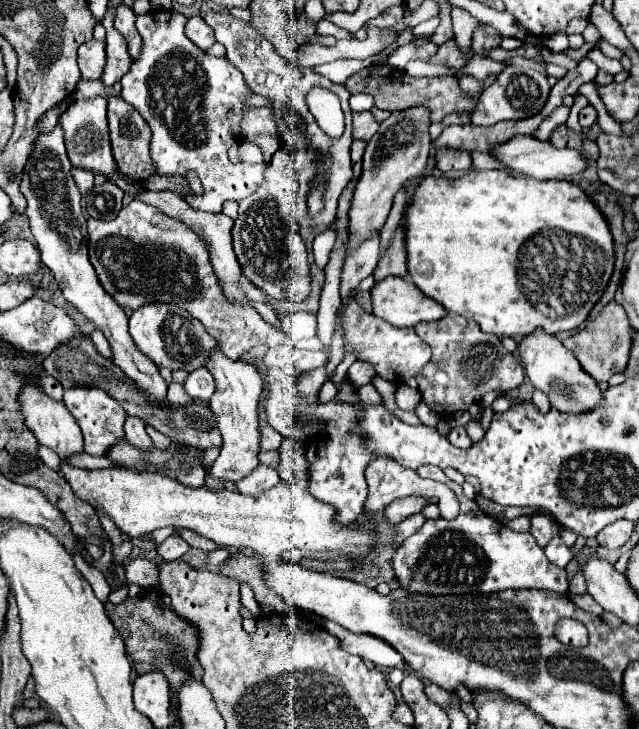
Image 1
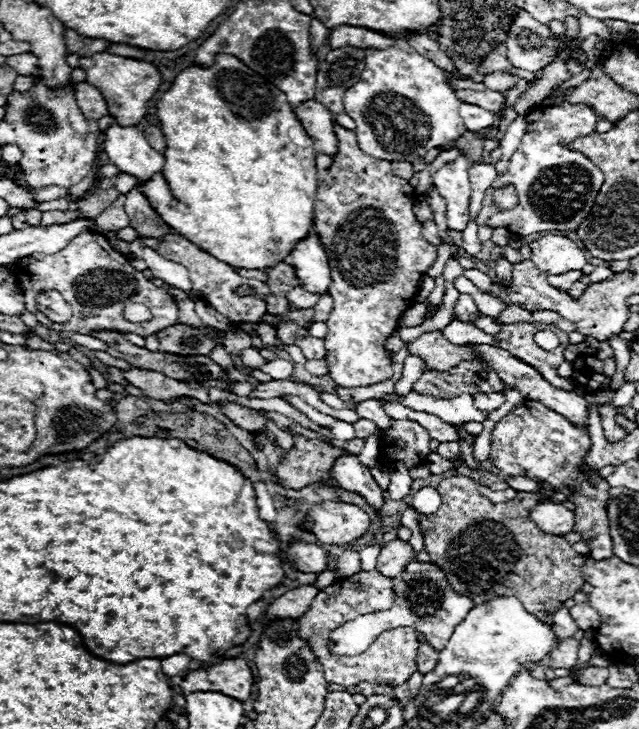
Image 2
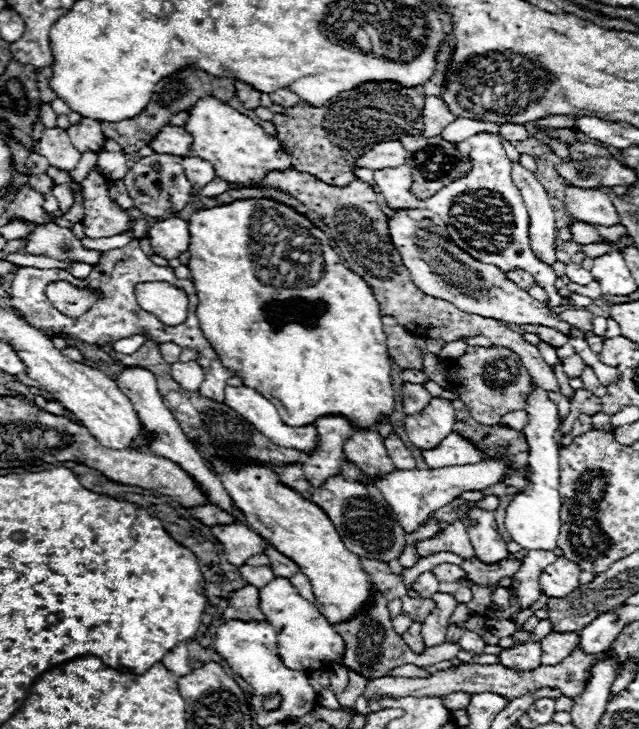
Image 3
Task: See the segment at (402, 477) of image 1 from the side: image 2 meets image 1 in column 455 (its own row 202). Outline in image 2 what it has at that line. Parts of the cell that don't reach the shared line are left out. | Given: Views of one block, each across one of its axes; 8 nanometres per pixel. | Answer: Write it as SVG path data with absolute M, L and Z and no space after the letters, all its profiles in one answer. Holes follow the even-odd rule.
M506 184L506 186L498 188L498 190L494 190L492 198L494 198L494 204L496 204L498 208L502 208L502 210L508 210L508 208L512 210L512 208L518 204L516 188L514 188L512 184Z

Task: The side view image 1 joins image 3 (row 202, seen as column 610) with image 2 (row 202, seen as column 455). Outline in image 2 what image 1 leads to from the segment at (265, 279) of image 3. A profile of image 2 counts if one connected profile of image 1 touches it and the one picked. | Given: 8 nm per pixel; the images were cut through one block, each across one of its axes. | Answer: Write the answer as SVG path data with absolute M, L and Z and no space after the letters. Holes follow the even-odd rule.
M218 54L216 62L208 68L202 66L188 66L184 68L172 82L172 86L164 92L164 96L158 100L156 104L158 110L158 118L160 118L160 130L164 132L166 138L166 150L164 150L164 168L162 174L158 172L156 176L152 176L148 182L144 182L140 186L140 192L148 198L150 206L162 216L162 219L175 232L182 234L184 238L192 240L194 244L202 246L204 252L216 256L218 260L224 260L226 264L234 266L234 268L248 268L248 270L262 270L266 266L272 266L280 260L286 260L286 256L290 254L290 250L294 248L294 244L298 240L302 240L304 236L308 236L312 222L314 222L314 198L316 198L316 188L318 188L318 170L316 170L316 150L310 146L312 140L310 136L304 132L300 120L294 116L292 106L286 100L286 94L280 92L274 84L270 84L266 78L262 78L258 72L254 72L252 68L248 68L246 64L240 64L240 60L232 54ZM168 178L168 182L166 182ZM172 188L172 192L170 192ZM172 196L176 196L176 200L180 202L173 207Z

